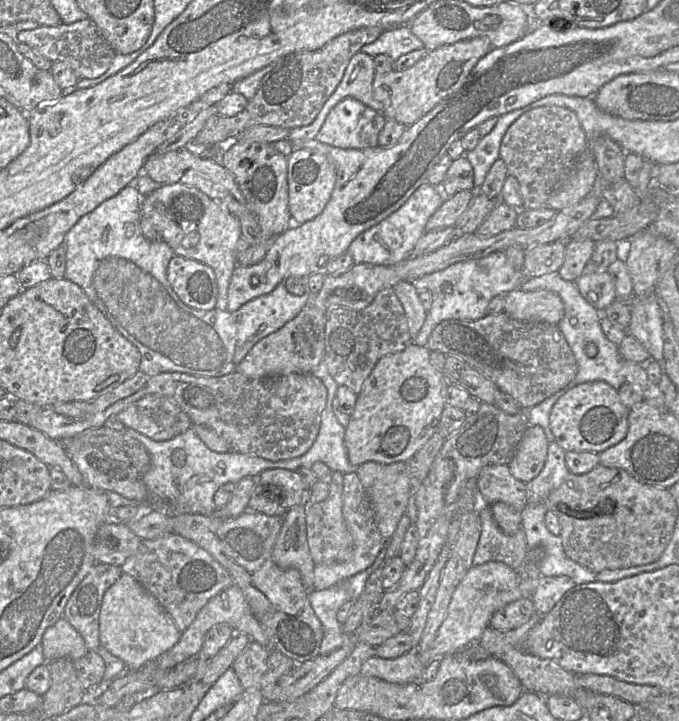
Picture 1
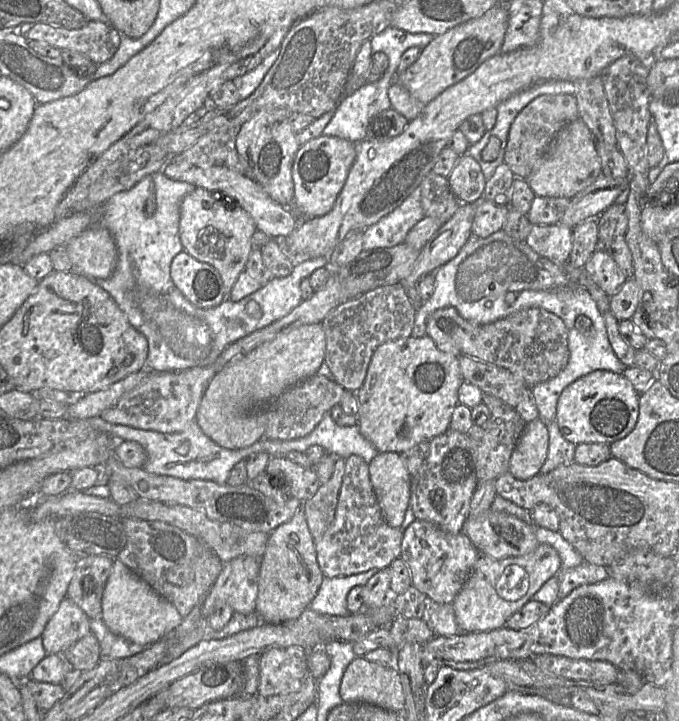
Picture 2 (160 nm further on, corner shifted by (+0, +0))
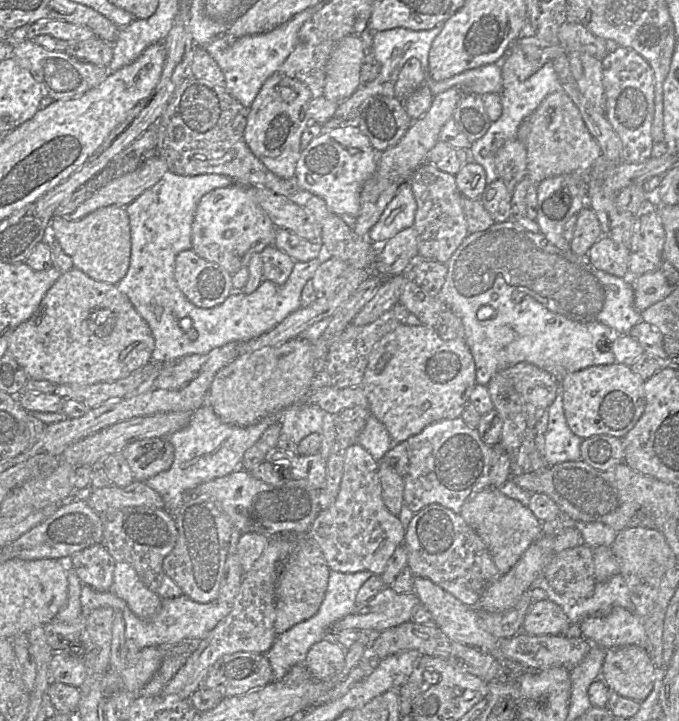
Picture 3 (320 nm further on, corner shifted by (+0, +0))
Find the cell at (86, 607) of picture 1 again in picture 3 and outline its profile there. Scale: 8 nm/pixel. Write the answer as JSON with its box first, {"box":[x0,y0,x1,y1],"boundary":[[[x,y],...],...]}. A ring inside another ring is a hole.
{"box":[66,543,116,592],"boundary":[[[102,543],[76,552],[66,561],[83,585],[98,592],[110,590],[116,561]]]}

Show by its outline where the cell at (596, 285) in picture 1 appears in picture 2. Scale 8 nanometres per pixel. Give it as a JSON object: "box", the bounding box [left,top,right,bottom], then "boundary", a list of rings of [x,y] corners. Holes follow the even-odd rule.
{"box":[583,247,627,296],"boundary":[[[601,247],[593,252],[583,269],[608,296],[615,294],[627,279],[607,250]]]}

